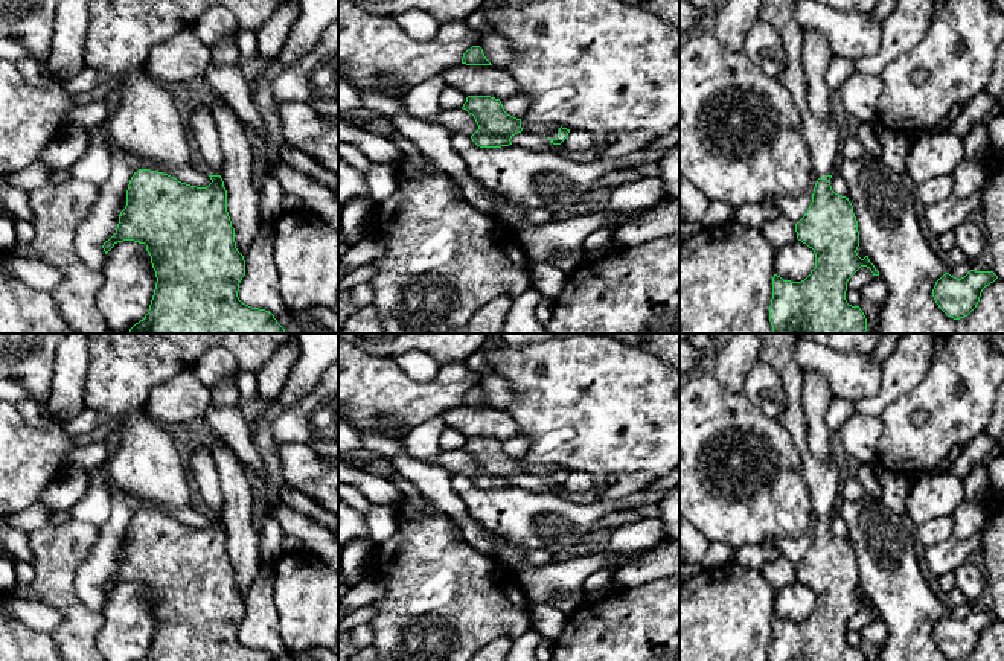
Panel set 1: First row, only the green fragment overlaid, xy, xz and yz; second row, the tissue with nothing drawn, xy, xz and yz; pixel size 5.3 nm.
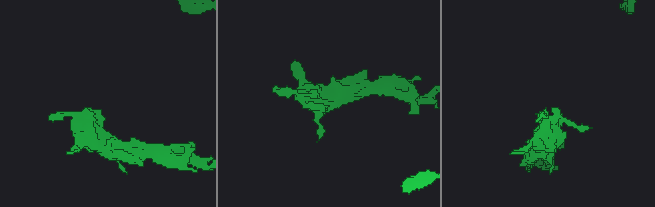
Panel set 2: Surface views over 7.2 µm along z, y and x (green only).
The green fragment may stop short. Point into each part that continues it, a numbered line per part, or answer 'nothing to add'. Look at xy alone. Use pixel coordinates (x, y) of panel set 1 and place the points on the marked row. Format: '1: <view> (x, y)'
1: xy (204, 136)

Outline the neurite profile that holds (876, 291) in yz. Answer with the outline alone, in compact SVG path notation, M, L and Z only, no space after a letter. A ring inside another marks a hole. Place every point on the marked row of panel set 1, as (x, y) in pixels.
M875 276L859 289L859 294L862 300L870 300L878 306L882 306L888 297L888 289L885 282L879 276Z

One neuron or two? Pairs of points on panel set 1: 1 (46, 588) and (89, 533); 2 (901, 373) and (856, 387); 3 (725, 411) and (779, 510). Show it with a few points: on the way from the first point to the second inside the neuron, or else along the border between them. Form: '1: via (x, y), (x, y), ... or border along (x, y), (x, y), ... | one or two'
1: via (54, 574), (55, 567), (75, 547) | one
2: border along (881, 370), (879, 390), (855, 401) | two
3: via (741, 436), (759, 457), (759, 486) | one

